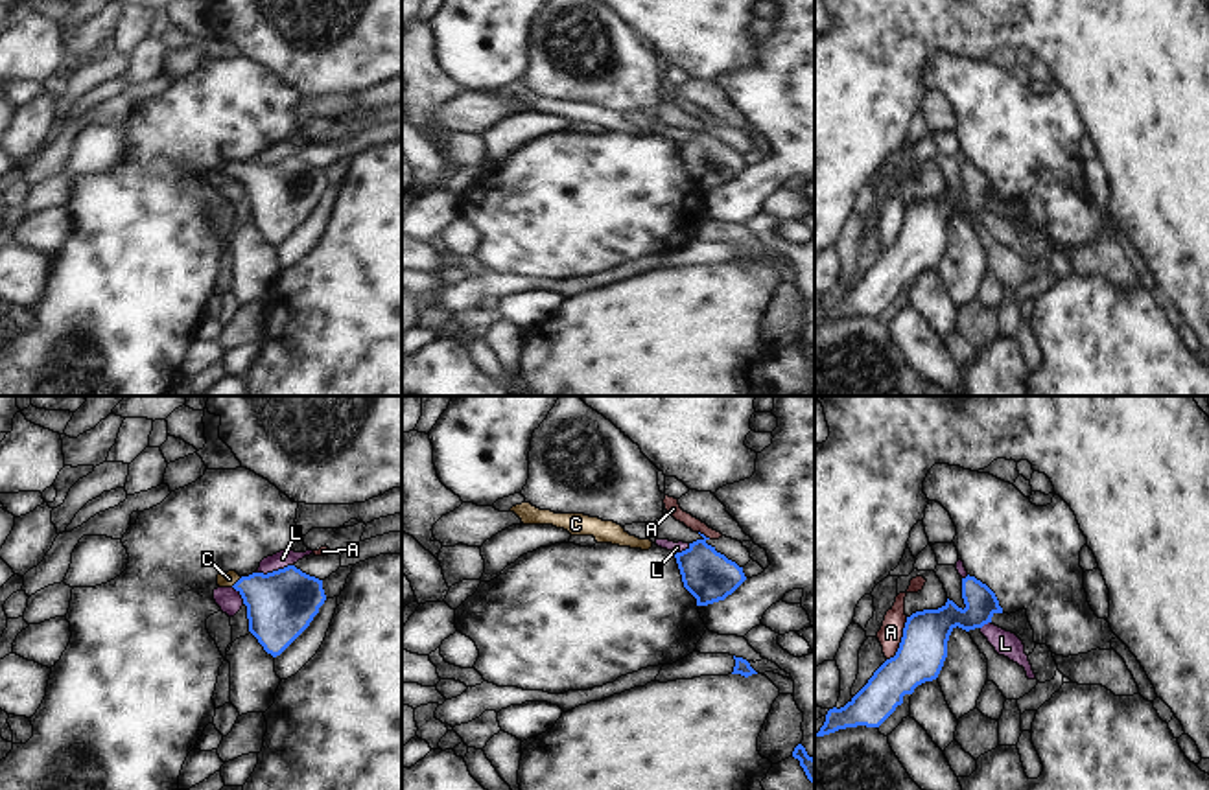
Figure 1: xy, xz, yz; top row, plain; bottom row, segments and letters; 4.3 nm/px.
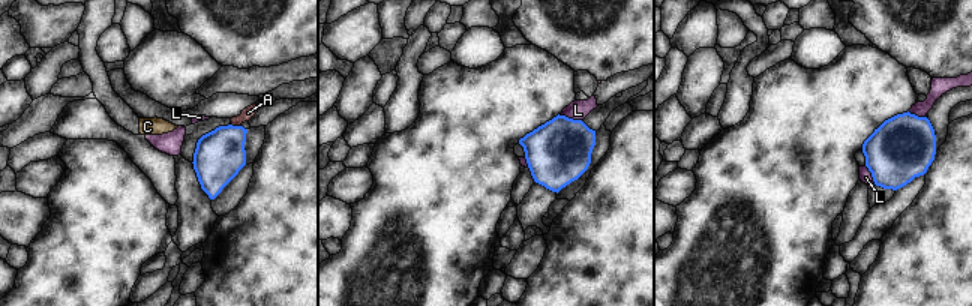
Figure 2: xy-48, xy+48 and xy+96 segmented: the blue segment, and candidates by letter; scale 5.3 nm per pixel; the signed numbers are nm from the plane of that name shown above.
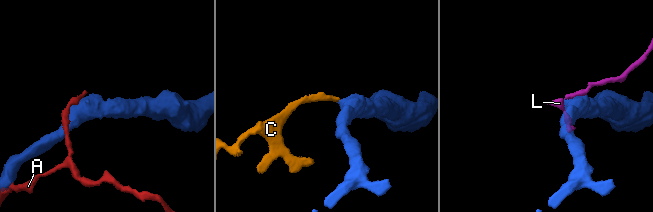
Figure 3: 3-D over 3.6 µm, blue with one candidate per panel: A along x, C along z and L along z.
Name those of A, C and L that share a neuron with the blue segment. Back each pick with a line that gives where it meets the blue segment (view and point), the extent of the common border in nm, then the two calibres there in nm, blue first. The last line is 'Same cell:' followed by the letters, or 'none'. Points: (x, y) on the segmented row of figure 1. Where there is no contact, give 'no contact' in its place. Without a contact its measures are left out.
C: meets blue in xy at (238, 580); contact 70 nm long; 300 nm thick on the blue side, 70 nm on the other
Same cell: C

